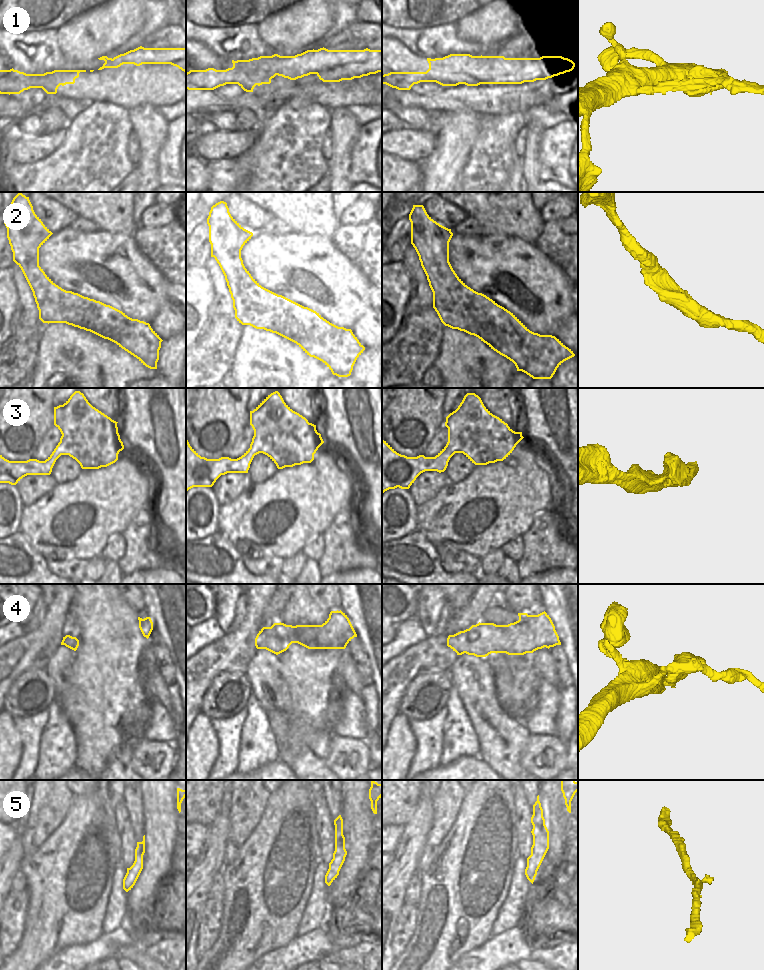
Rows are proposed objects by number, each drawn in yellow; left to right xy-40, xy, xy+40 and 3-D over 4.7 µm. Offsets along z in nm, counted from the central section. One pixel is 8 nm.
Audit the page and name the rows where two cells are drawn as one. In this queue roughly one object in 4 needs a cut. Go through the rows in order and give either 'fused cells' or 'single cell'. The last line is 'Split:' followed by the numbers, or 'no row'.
1: fused cells
2: single cell
3: single cell
4: fused cells
5: single cell
Split: 1, 4

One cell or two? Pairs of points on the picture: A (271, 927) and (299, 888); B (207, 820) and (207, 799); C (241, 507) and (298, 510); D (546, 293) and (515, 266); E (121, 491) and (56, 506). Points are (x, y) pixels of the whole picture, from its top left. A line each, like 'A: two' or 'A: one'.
A: one
B: one
C: one
D: one
E: one

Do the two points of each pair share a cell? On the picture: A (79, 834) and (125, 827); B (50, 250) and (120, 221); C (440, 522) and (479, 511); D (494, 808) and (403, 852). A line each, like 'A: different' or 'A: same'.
A: different
B: different
C: same
D: different

